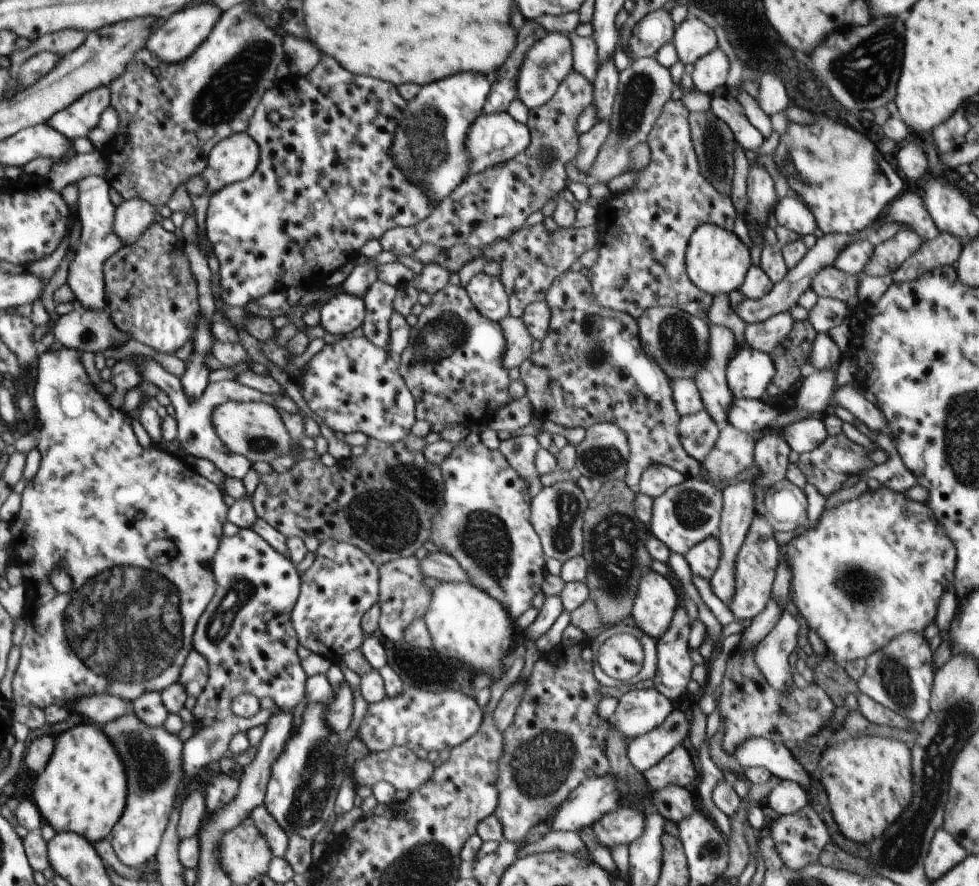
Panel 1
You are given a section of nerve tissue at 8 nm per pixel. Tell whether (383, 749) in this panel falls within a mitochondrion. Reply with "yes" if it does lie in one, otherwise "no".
no

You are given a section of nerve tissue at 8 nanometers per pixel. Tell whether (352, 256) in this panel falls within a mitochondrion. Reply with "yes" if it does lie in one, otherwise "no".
no

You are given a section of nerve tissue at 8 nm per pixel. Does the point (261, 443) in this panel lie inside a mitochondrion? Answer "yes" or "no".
yes

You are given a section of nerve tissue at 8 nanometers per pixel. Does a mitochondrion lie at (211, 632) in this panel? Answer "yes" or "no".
yes

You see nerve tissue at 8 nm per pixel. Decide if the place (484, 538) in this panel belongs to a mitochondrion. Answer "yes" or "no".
yes

